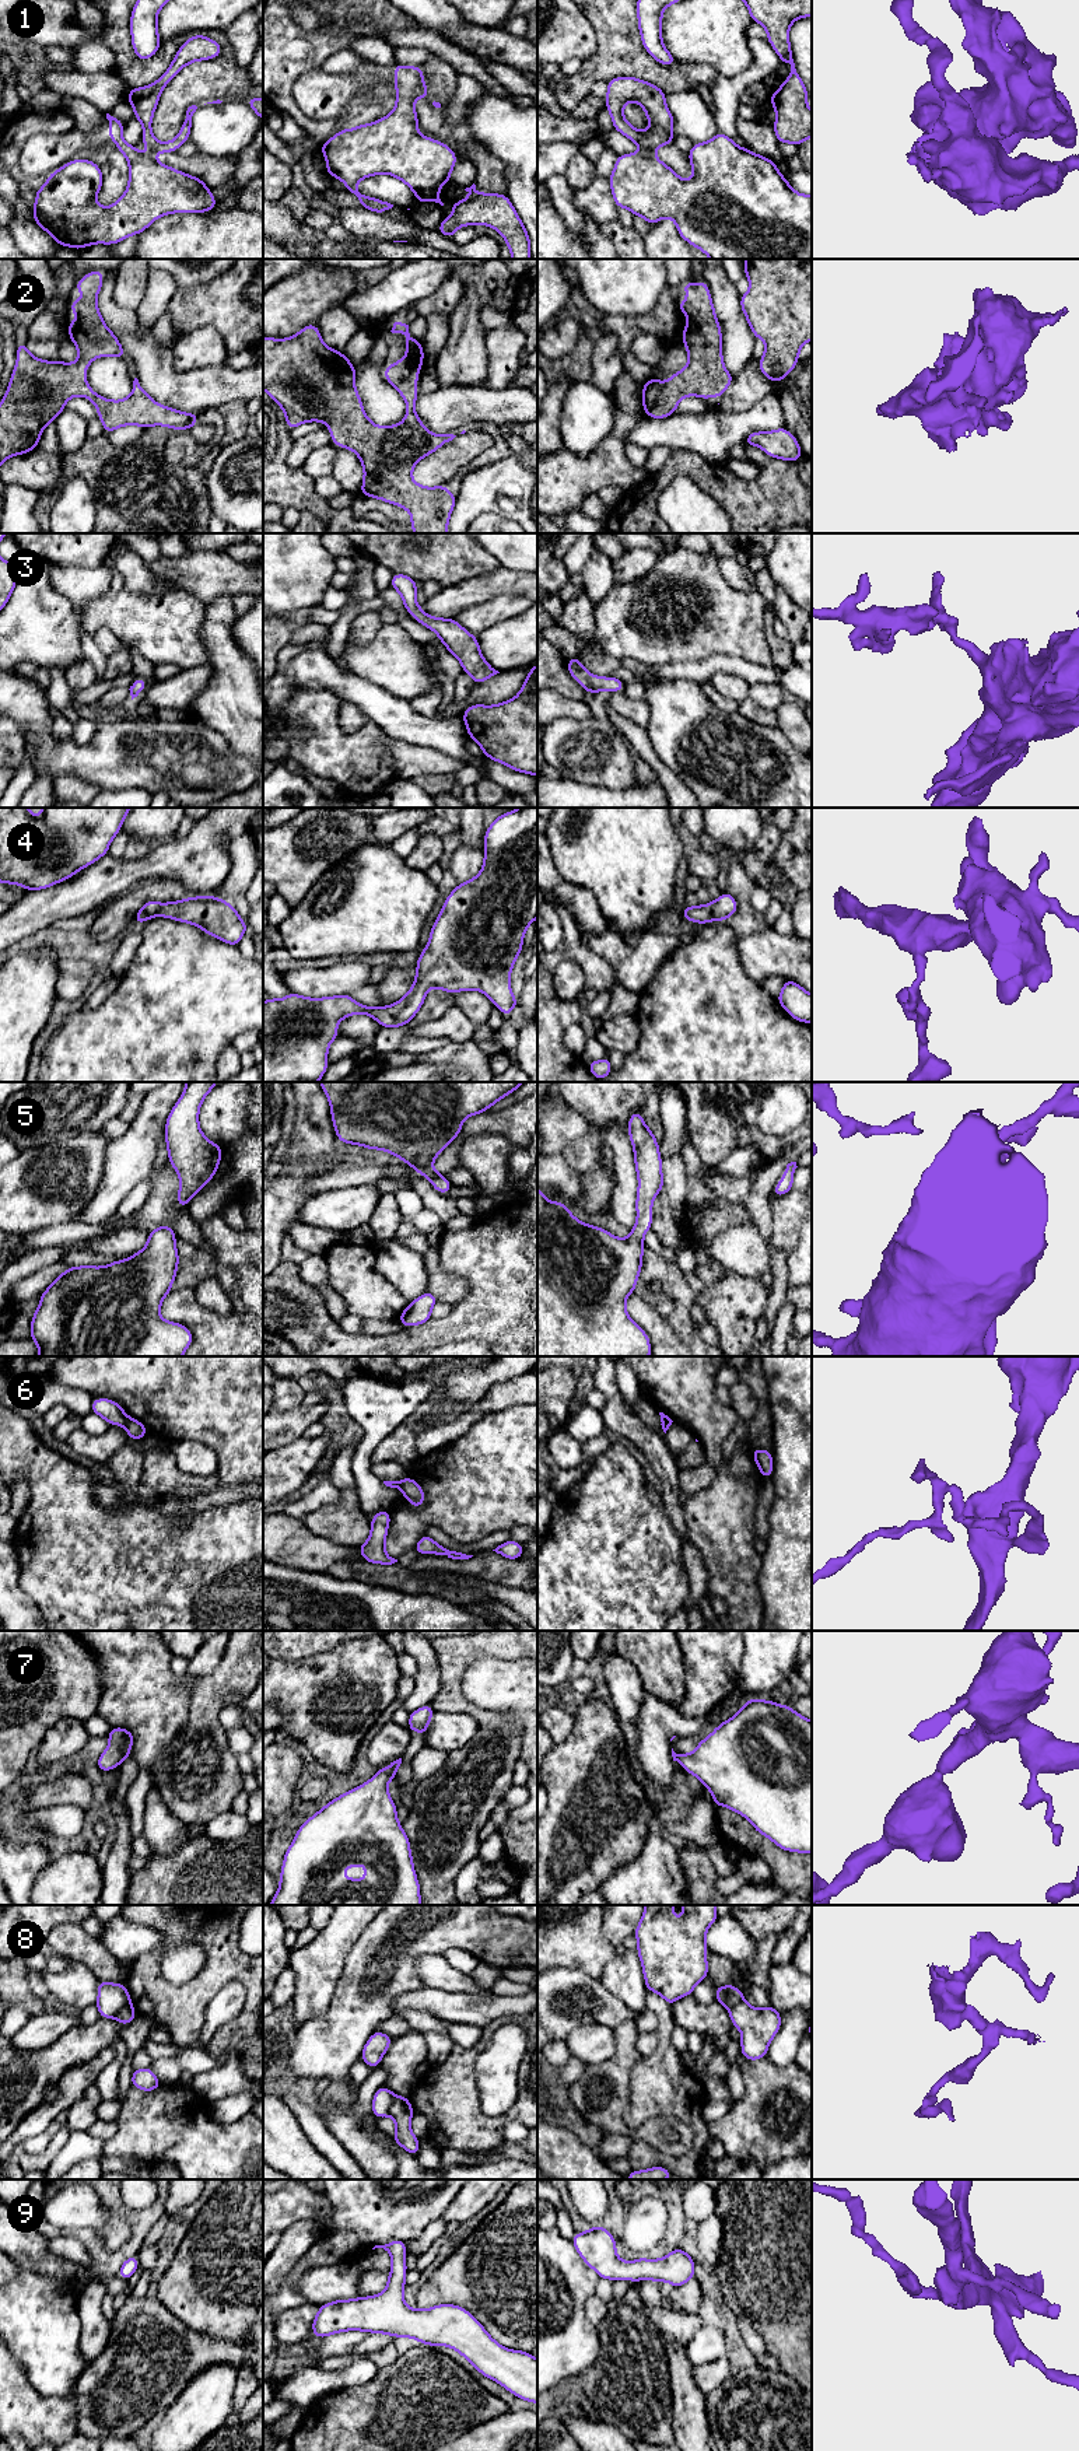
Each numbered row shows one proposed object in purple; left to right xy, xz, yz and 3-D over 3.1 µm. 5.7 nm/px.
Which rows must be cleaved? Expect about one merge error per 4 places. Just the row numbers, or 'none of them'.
1, 6, 8

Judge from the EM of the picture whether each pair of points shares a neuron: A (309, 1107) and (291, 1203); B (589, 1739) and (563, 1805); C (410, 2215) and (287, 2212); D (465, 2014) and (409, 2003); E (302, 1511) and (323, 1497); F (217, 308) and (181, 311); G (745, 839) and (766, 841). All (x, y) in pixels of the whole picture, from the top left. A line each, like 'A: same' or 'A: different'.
A: same
B: same
C: different
D: same
E: same
F: same
G: different

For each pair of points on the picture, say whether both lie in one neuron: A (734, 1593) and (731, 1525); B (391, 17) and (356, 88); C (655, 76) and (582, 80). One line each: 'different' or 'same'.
A: same
B: different
C: same

